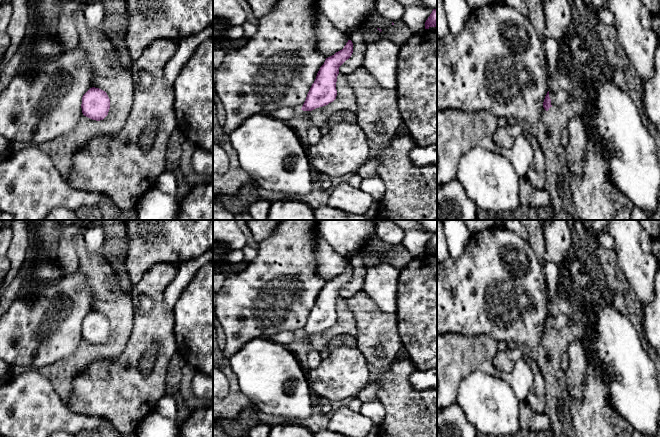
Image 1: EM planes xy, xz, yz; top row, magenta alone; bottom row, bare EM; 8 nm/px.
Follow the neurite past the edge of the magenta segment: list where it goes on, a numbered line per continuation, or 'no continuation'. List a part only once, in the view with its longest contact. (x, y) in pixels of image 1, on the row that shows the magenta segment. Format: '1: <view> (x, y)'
1: yz (560, 95)

